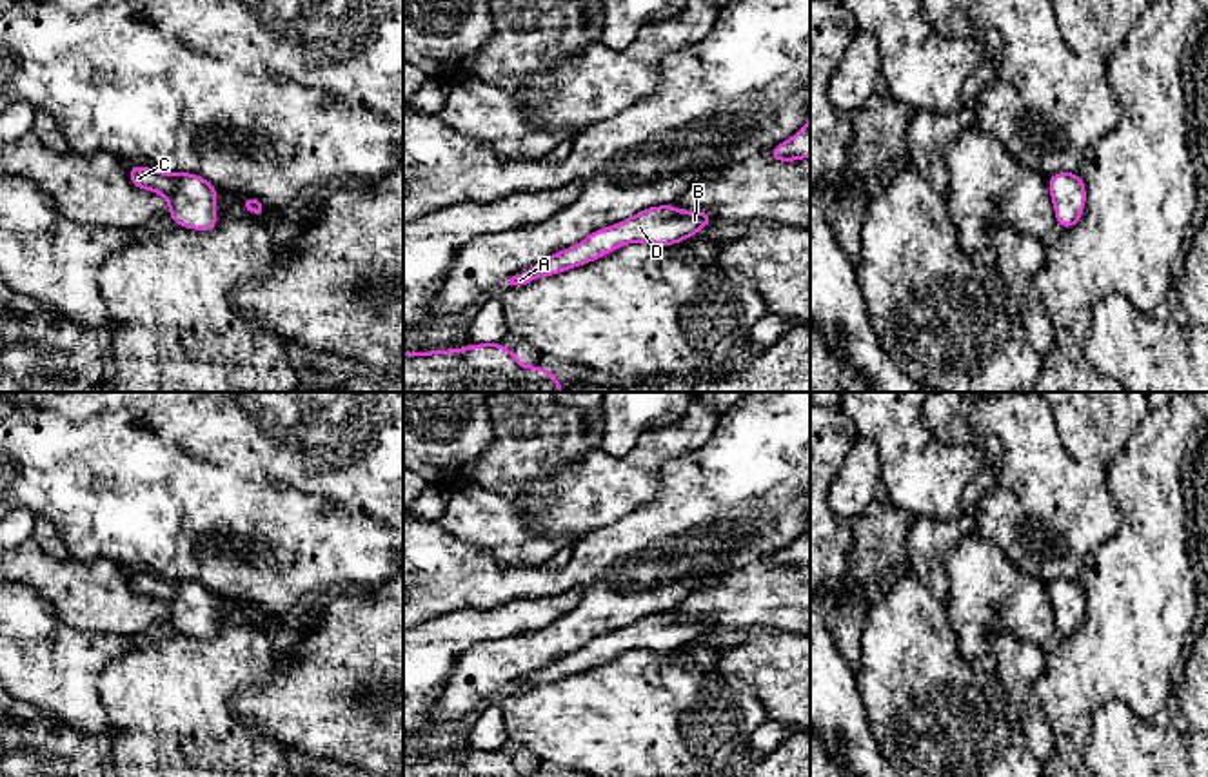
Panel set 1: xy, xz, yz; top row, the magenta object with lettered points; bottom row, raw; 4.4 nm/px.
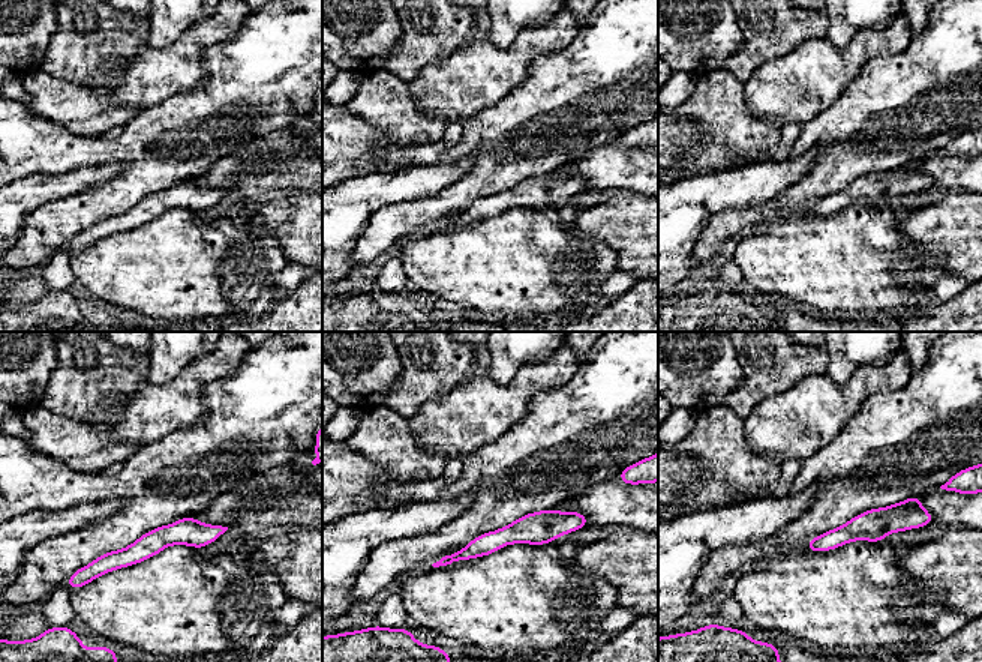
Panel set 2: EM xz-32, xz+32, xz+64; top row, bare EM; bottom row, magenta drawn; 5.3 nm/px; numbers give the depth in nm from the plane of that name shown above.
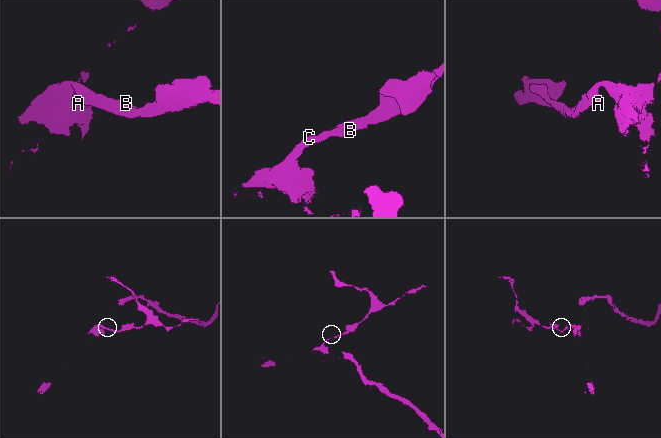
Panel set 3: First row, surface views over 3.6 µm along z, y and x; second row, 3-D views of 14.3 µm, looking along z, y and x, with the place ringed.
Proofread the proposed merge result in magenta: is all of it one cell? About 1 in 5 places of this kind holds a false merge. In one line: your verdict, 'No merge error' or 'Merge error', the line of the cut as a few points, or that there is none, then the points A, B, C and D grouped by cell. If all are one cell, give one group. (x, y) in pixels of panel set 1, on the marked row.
No merge error. No split. Groups: A B C D

